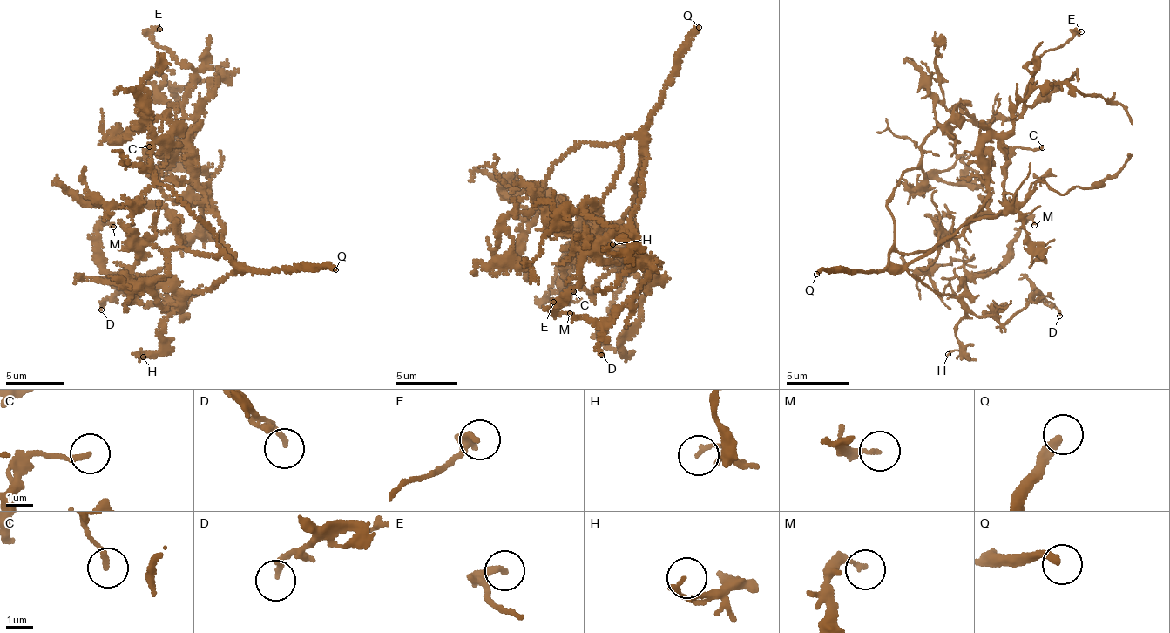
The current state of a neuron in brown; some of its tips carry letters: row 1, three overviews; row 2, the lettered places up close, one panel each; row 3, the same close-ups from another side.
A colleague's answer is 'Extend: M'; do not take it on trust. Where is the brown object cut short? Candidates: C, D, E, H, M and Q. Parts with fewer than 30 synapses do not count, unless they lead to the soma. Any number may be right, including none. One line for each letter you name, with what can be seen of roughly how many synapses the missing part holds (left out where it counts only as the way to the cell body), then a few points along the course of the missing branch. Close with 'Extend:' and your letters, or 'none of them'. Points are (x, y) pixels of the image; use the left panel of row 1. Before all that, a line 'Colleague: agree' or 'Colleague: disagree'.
Colleague: disagree
Q: 150 syn | (335, 269), (336, 296), (318, 350), (307, 357), (314, 363), (300, 370), (164, 328), (26, 311), (11, 299)
Extend: Q

